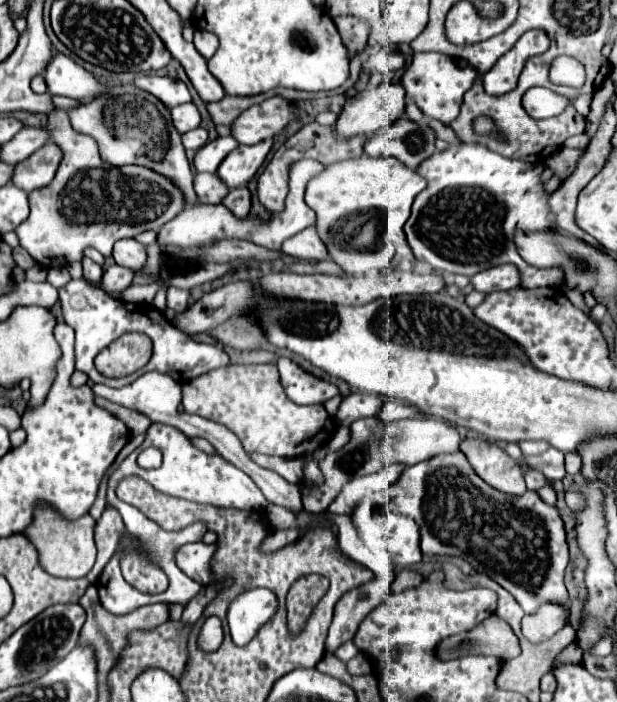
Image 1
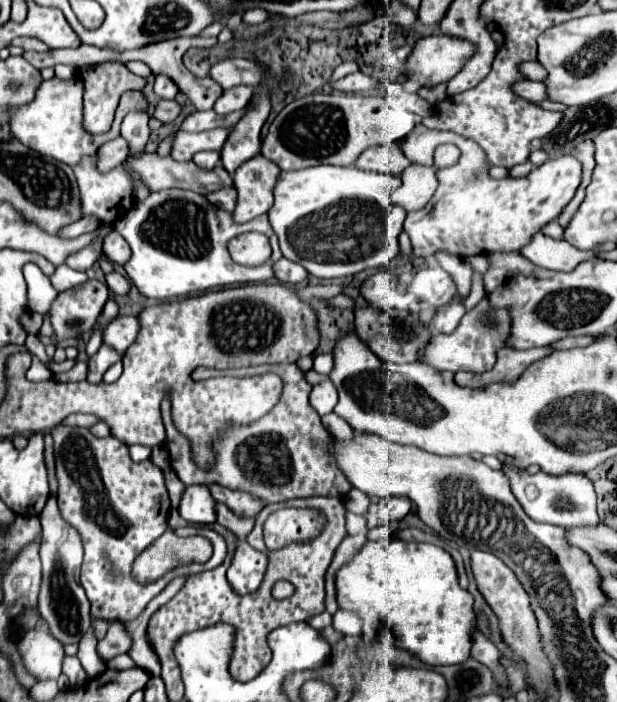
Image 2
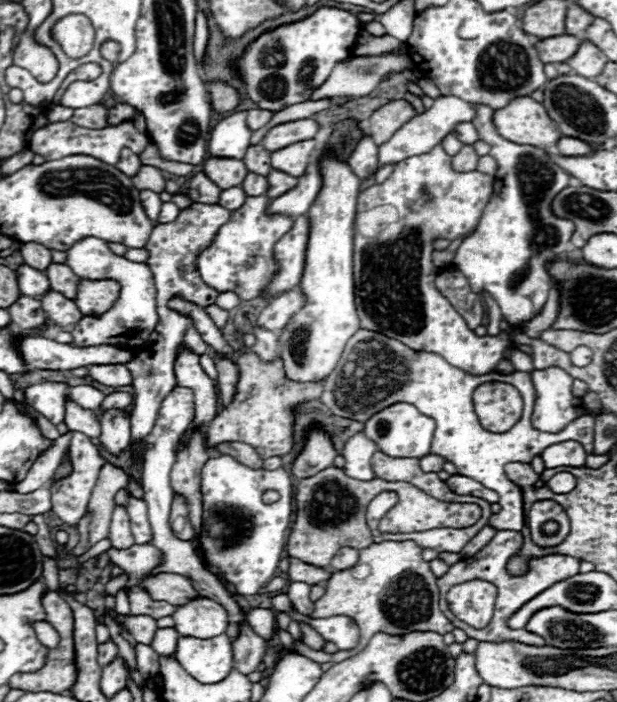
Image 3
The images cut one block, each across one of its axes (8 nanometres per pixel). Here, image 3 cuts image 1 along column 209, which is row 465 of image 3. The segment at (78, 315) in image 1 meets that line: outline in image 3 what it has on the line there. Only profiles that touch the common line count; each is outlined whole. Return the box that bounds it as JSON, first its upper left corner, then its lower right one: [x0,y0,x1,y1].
[342,432,378,480]

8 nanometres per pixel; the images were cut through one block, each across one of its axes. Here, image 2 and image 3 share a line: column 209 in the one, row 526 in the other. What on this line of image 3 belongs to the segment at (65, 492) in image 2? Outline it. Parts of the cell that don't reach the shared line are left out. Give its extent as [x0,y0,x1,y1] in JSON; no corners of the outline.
[526,500,570,548]

